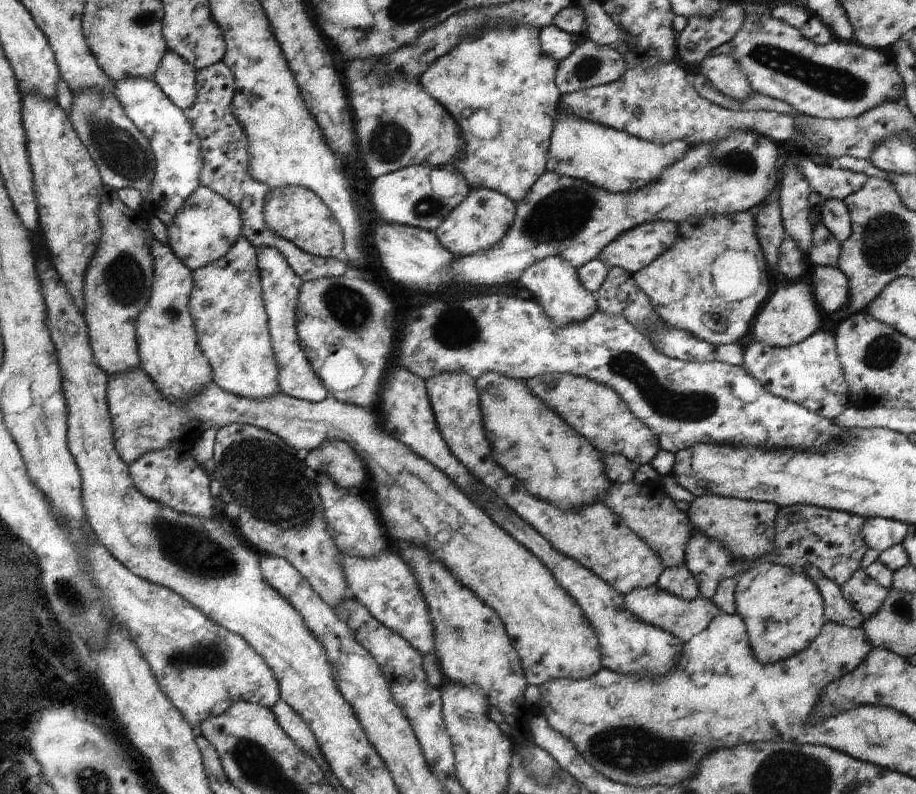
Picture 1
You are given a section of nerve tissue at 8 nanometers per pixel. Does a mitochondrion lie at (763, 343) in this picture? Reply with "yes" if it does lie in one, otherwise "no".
no

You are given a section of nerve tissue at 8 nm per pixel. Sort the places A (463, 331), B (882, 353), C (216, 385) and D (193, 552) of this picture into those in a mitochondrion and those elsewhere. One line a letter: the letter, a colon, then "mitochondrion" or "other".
A: mitochondrion
B: mitochondrion
C: other
D: mitochondrion

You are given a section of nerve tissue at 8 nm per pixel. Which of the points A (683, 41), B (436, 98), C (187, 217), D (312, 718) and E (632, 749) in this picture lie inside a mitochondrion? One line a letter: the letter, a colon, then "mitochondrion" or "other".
A: other
B: other
C: other
D: other
E: mitochondrion

